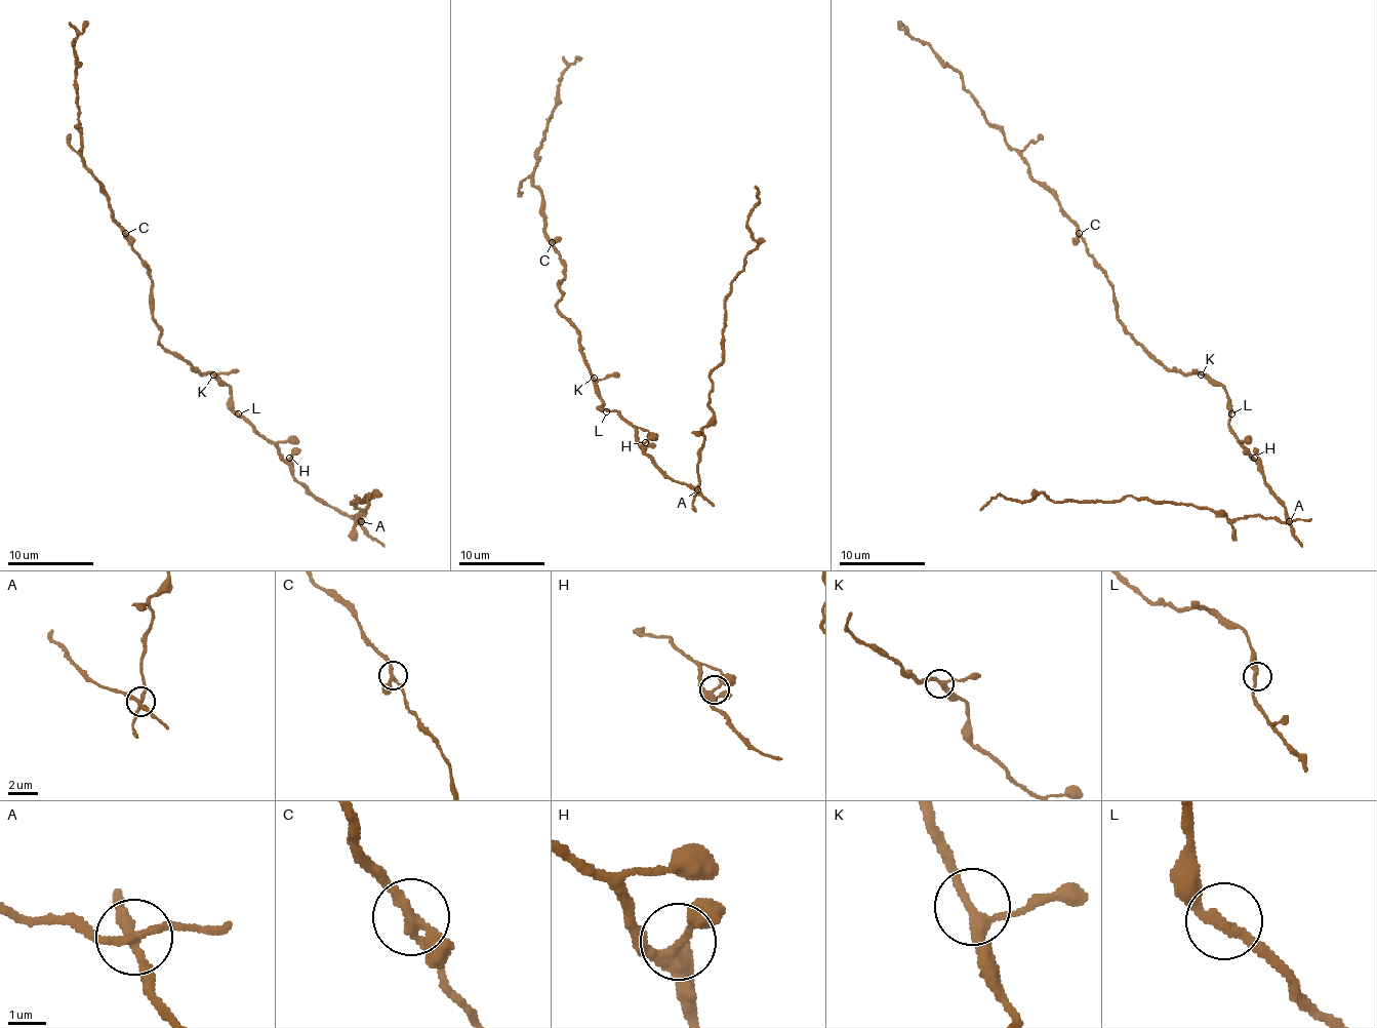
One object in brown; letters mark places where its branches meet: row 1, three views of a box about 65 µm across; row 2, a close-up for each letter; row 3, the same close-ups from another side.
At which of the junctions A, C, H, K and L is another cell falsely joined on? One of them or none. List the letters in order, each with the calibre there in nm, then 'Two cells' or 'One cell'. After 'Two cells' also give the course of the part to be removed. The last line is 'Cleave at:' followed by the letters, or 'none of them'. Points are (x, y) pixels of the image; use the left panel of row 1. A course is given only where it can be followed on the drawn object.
A: Thickness 240 nm. Two cells. Course of the part to remove: (361, 521), (355, 519), (362, 510), (351, 504), (371, 493), (363, 502), (364, 496), (365, 510)
C: Thickness 240 nm. One cell
H: Thickness 280 nm. One cell
K: Thickness 260 nm. One cell
L: Thickness 240 nm. One cell
Cleave at: A

